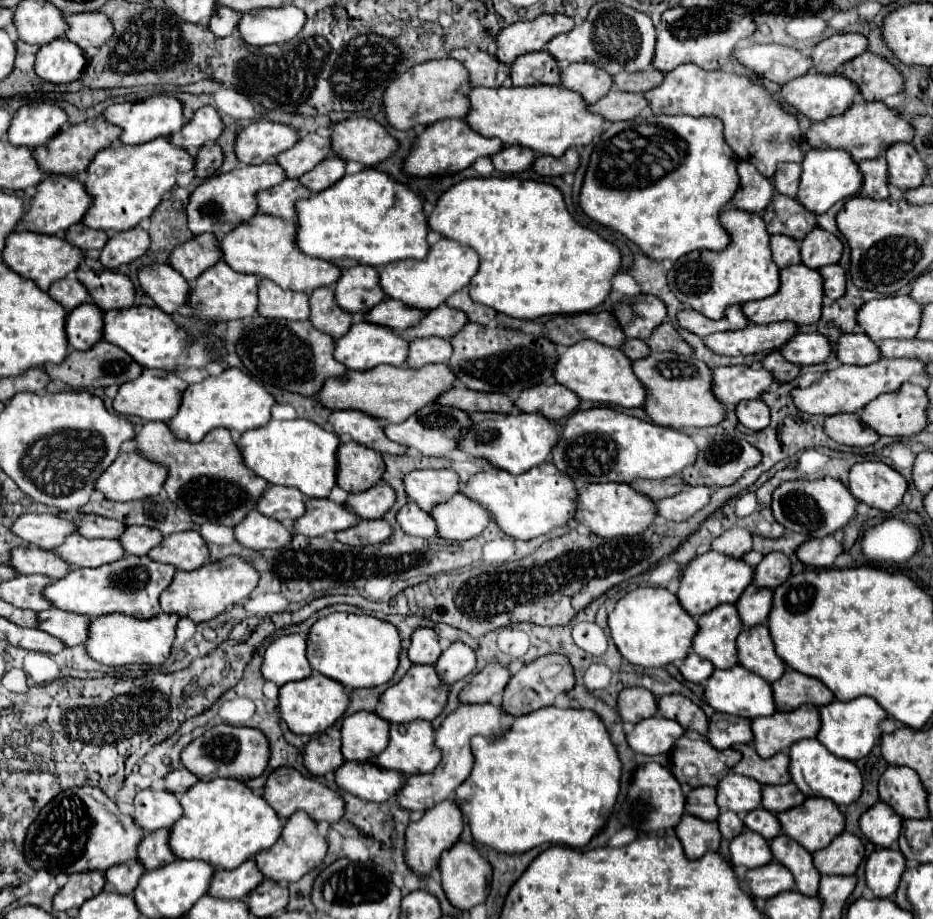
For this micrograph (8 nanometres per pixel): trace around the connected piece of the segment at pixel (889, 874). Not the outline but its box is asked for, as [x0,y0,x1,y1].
[866,849,906,897]

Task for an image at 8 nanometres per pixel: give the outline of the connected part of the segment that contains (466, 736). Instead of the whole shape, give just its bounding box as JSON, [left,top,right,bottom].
[396,705,508,813]

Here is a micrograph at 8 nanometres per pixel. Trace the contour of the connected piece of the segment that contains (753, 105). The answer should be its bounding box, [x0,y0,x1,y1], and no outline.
[644,63,804,179]

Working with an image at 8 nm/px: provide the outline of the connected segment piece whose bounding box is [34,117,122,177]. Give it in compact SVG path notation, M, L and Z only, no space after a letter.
M96 117L92 121L82 121L76 125L70 125L68 129L62 129L56 137L52 137L46 145L40 145L34 149L34 157L38 159L38 165L48 173L60 173L76 177L76 173L86 171L90 161L96 157L98 151L106 149L112 143L118 143L118 125L110 125L108 121L102 121L102 117Z

